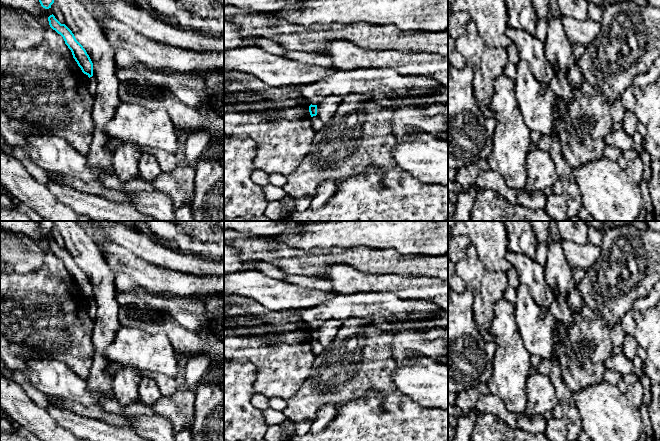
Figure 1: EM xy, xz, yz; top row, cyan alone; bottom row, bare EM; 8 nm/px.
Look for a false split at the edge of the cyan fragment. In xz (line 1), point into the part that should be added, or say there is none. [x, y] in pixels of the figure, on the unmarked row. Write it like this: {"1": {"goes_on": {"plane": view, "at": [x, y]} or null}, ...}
{"1": {"goes_on": null}}

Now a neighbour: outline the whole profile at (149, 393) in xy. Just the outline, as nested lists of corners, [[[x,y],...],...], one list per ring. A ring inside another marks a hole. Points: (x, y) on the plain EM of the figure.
[[[142,377],[139,384],[139,399],[146,406],[154,405],[162,397],[160,389],[155,380]]]

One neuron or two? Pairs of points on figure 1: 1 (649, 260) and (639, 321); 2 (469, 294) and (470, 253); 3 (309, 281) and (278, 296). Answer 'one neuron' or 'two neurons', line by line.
1: two neurons
2: two neurons
3: two neurons

